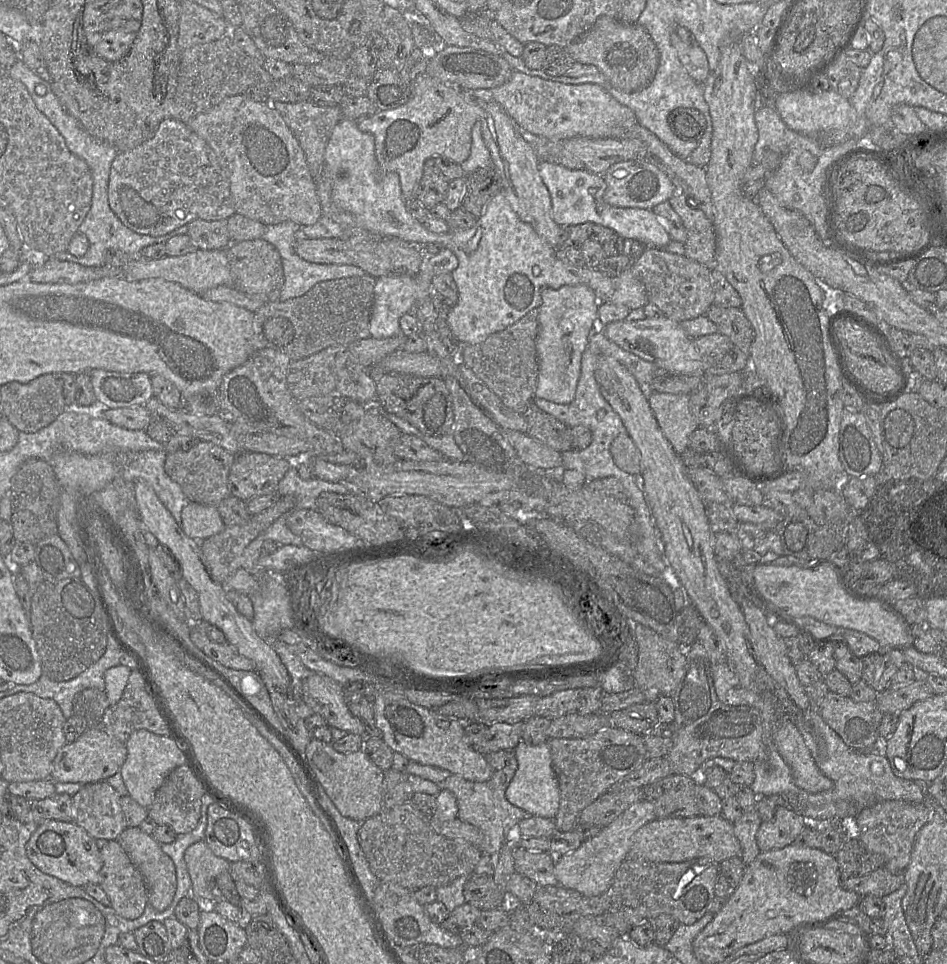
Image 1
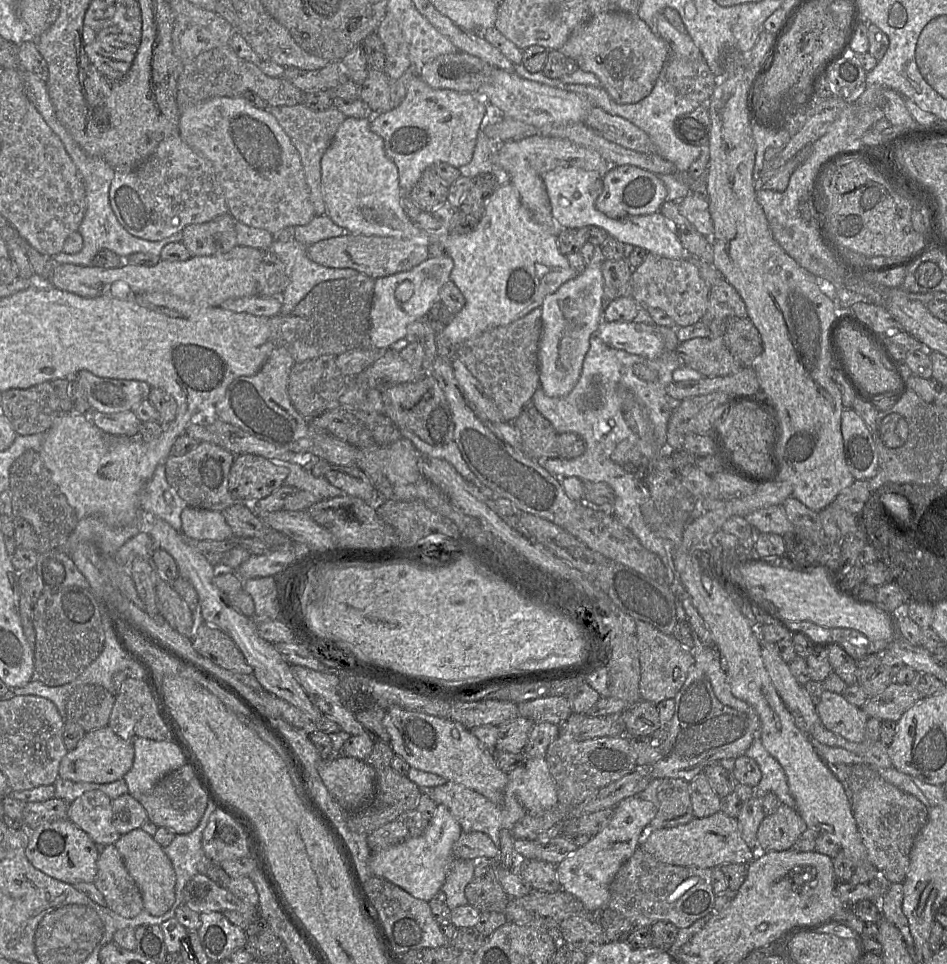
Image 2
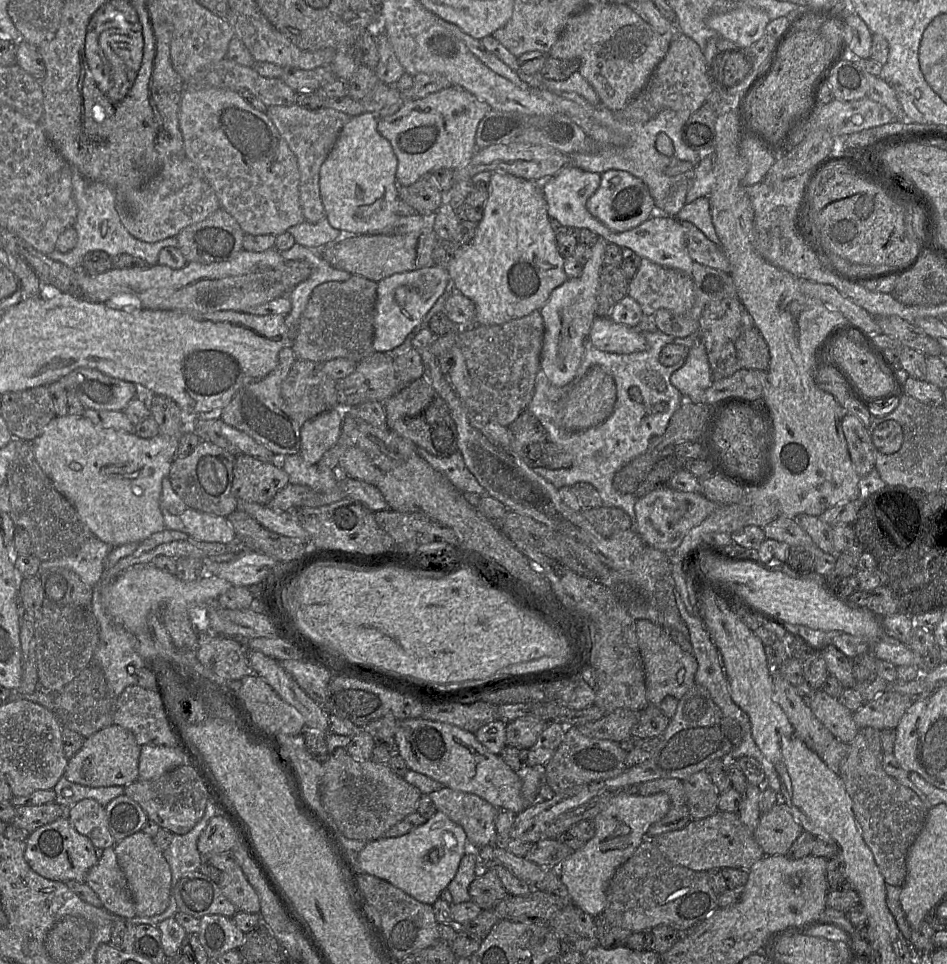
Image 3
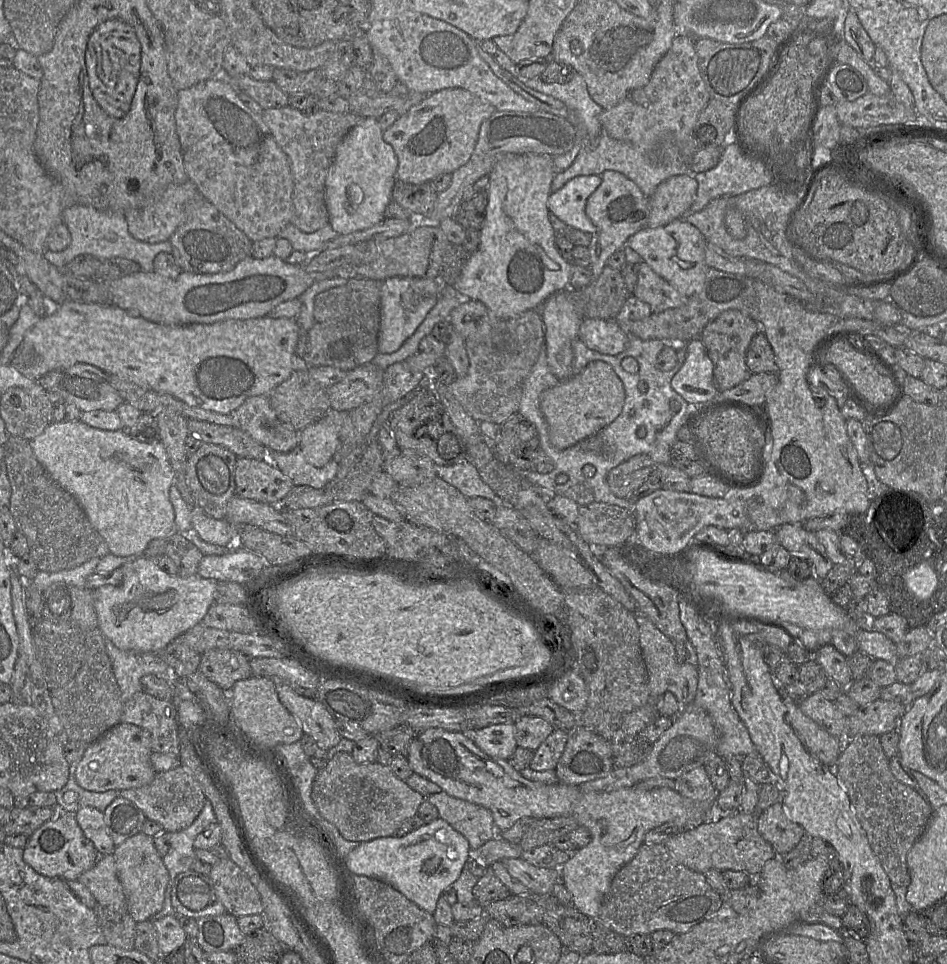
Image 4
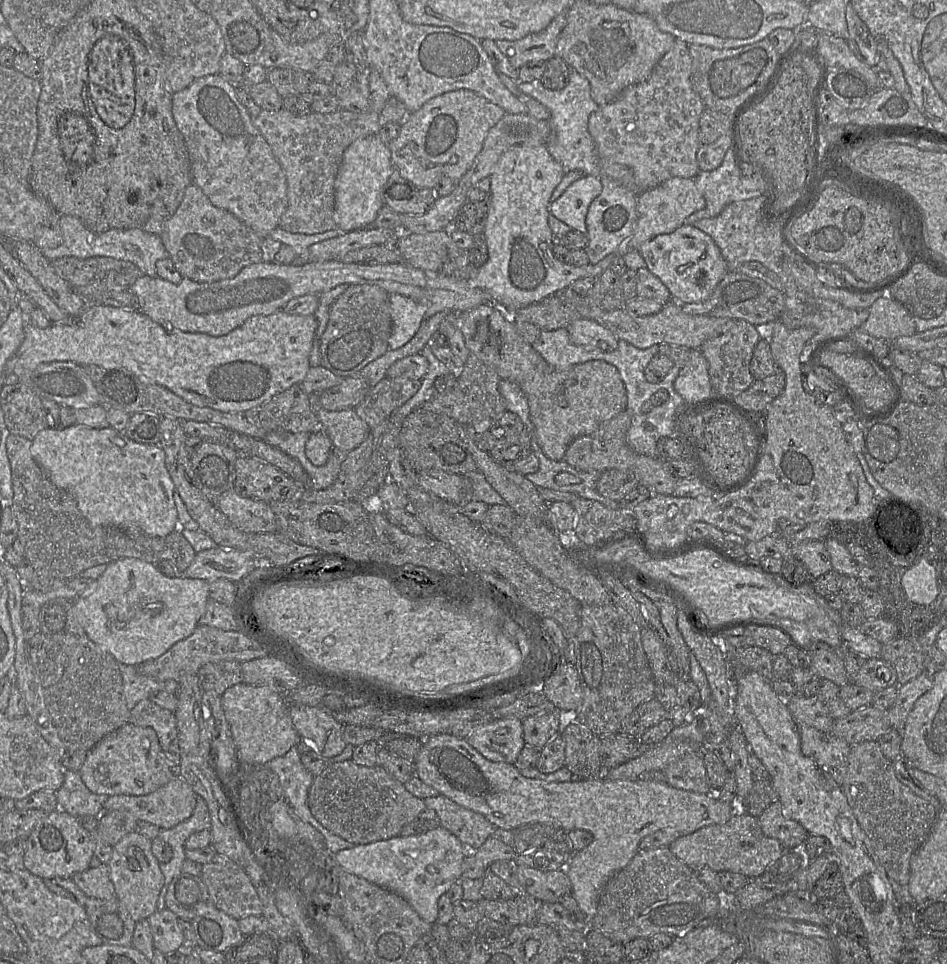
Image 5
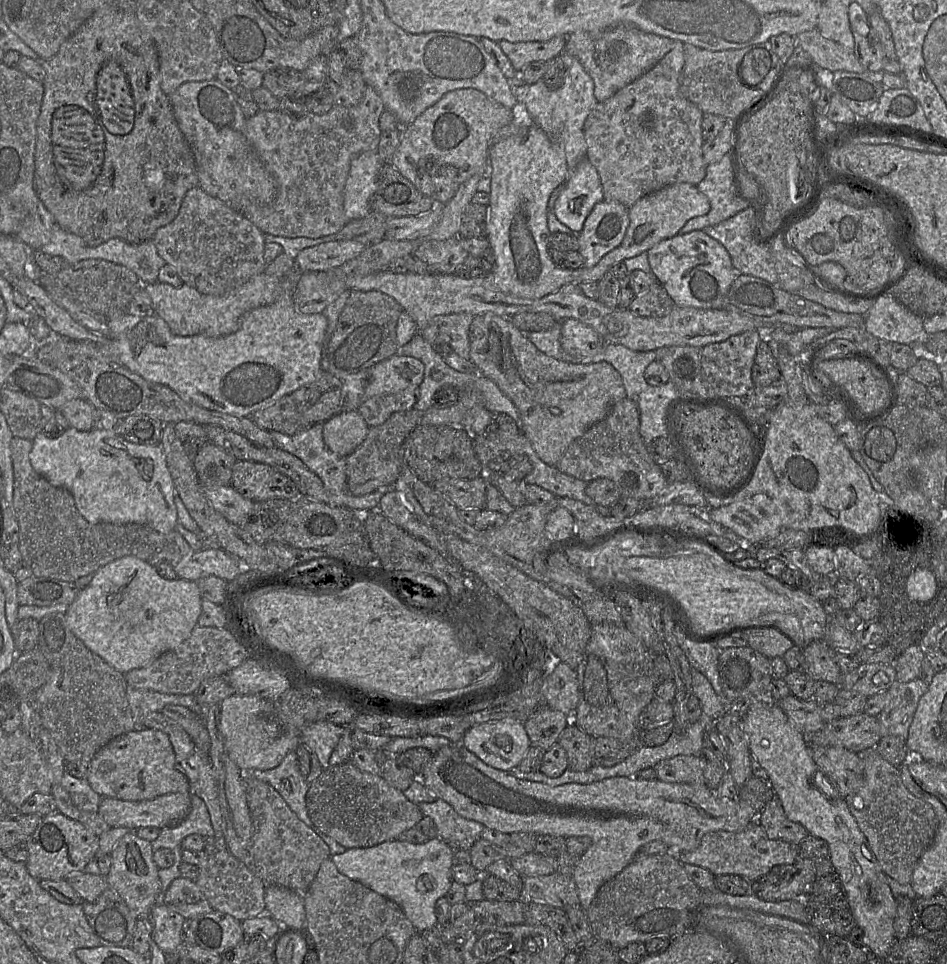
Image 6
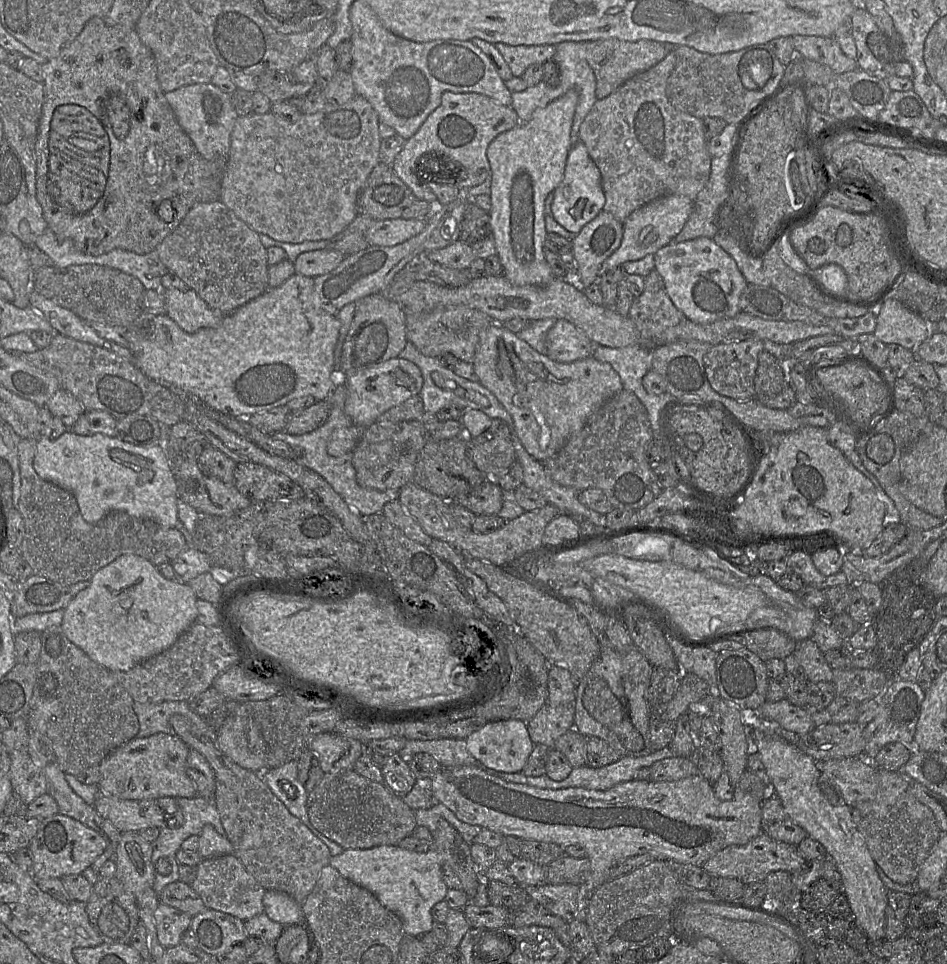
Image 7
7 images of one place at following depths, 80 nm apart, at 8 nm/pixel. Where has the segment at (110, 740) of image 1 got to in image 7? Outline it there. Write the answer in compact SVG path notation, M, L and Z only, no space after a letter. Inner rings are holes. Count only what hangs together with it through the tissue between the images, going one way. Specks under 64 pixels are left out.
M157 733L145 738L135 737L113 750L99 764L99 790L107 796L129 800L193 798L198 791L186 772L189 752L190 747L176 734Z

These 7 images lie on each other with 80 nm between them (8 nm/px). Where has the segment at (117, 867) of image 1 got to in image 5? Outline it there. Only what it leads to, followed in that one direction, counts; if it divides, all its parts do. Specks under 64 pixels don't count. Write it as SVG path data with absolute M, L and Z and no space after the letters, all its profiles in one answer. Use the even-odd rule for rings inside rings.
M102 863L99 867L88 868L71 878L89 898L102 900L116 898L108 864Z

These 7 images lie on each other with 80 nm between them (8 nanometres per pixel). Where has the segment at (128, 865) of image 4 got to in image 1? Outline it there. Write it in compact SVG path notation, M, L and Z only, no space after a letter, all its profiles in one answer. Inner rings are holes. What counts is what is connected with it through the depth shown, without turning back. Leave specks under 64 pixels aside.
M127 827L117 841L141 873L148 889L148 903L157 911L167 909L176 891L176 870L172 859L163 852L160 843L140 827Z

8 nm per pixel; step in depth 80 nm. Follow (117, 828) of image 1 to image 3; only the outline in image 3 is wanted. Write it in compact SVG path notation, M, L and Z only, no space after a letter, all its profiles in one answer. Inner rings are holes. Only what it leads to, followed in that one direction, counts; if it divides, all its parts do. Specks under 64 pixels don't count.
M83 799L66 809L66 815L76 830L88 837L95 848L106 849L116 845L109 826L106 808L94 799Z

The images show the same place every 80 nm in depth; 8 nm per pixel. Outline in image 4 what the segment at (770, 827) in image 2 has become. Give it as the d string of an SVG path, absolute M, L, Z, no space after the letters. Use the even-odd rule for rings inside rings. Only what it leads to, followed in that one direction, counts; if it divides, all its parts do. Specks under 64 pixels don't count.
M781 801L756 815L760 835L773 847L777 856L790 852L806 835L805 830L789 816Z

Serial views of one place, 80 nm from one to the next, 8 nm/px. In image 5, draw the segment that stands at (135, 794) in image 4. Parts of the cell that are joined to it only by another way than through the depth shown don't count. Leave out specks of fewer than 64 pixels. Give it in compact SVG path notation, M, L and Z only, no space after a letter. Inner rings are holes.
M176 775L166 785L146 795L113 795L104 803L103 812L125 810L131 812L138 821L147 821L161 829L170 829L187 820L193 813L197 803L197 794L180 776Z

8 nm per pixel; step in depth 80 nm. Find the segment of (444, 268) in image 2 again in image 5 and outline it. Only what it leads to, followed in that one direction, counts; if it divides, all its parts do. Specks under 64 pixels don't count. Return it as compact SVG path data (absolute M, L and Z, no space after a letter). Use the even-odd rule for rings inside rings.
M389 294L392 332L389 349L396 350L410 341L425 319L427 306L400 294Z

